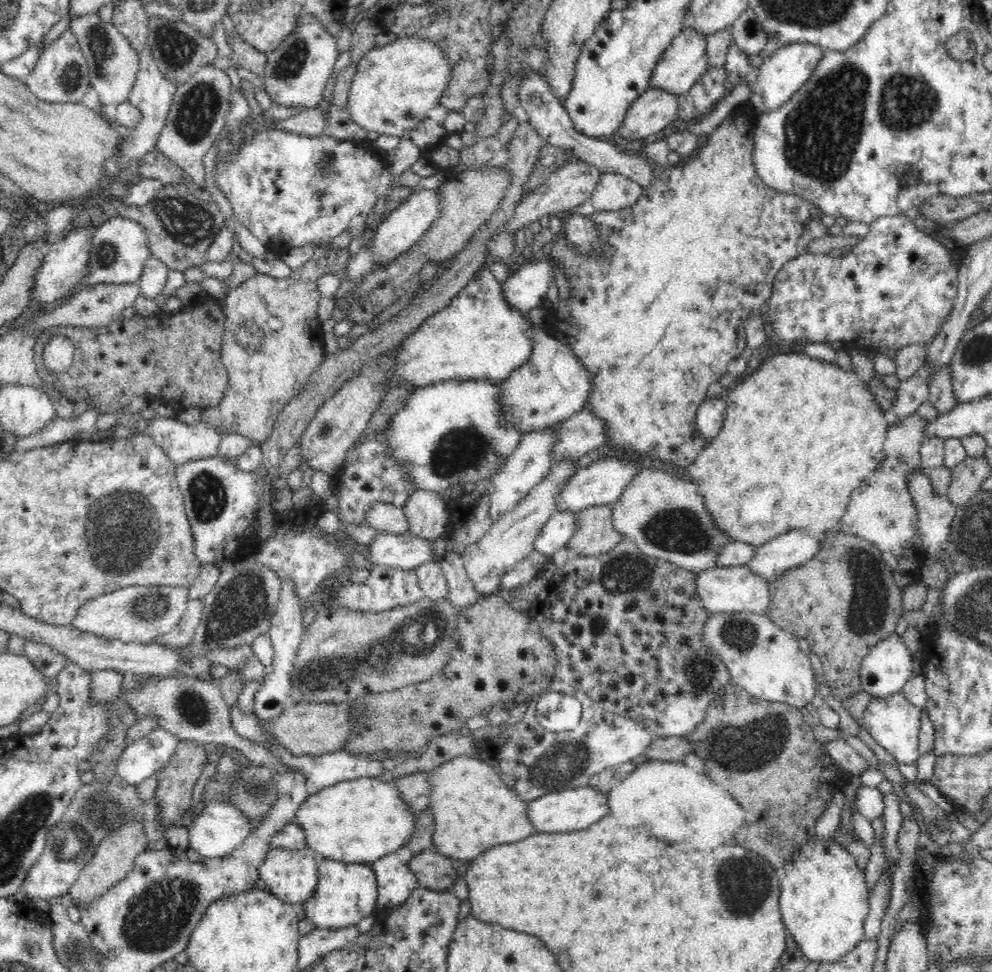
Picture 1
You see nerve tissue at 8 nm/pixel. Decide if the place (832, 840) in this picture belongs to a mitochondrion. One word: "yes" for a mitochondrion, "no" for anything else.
no

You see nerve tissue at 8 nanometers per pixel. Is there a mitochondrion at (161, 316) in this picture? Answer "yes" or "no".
no

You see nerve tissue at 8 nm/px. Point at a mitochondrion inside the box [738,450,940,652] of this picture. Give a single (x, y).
(867, 613)

